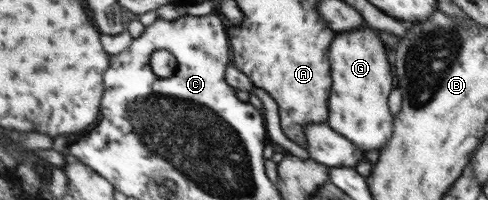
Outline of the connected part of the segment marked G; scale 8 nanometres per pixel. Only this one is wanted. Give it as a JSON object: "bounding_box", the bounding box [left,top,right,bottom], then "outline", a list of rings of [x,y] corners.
{"bounding_box":[327,28,394,154],"outline":[[[365,28],[343,32],[331,46],[331,62],[335,62],[335,94],[331,94],[331,122],[327,124],[364,154],[384,149],[394,134],[393,116],[387,108],[393,74],[377,32],[375,36],[365,36]]]}

